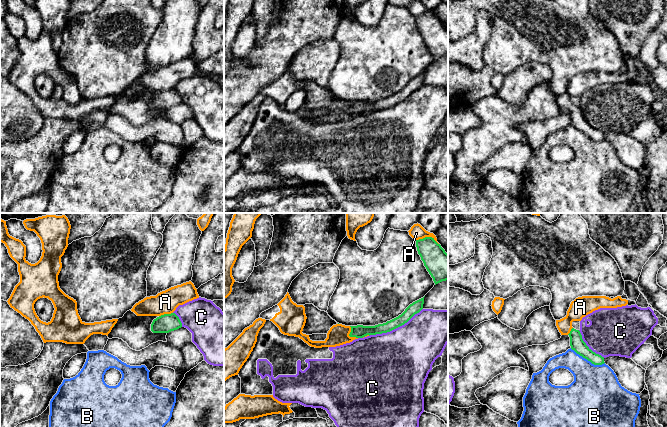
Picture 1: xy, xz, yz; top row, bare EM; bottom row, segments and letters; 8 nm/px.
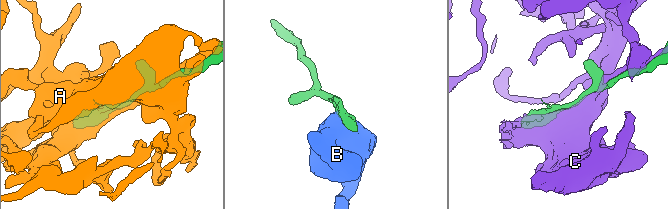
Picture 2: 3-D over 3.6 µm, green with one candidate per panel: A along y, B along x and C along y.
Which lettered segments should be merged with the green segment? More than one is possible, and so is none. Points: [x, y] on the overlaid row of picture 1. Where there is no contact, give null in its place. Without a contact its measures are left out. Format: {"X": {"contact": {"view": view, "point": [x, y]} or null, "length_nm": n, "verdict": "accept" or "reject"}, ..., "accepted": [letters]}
{"A": {"contact": {"view": "xz", "point": [427, 237]}, "length_nm": 190, "verdict": "accept"}, "B": {"contact": {"view": "yz", "point": [587, 359]}, "length_nm": 300, "verdict": "reject"}, "C": {"contact": {"view": "xz", "point": [395, 328]}, "length_nm": 480, "verdict": "reject"}, "accepted": ["A"]}

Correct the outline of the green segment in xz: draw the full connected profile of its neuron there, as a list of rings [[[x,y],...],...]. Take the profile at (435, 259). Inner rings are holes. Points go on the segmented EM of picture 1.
[[[418,223],[414,224],[408,232],[416,241],[418,254],[435,285],[448,280],[448,254],[437,242],[436,236]]]

